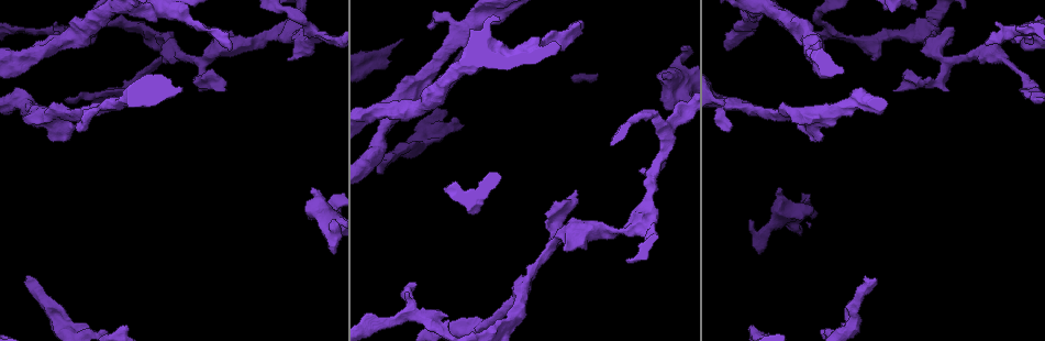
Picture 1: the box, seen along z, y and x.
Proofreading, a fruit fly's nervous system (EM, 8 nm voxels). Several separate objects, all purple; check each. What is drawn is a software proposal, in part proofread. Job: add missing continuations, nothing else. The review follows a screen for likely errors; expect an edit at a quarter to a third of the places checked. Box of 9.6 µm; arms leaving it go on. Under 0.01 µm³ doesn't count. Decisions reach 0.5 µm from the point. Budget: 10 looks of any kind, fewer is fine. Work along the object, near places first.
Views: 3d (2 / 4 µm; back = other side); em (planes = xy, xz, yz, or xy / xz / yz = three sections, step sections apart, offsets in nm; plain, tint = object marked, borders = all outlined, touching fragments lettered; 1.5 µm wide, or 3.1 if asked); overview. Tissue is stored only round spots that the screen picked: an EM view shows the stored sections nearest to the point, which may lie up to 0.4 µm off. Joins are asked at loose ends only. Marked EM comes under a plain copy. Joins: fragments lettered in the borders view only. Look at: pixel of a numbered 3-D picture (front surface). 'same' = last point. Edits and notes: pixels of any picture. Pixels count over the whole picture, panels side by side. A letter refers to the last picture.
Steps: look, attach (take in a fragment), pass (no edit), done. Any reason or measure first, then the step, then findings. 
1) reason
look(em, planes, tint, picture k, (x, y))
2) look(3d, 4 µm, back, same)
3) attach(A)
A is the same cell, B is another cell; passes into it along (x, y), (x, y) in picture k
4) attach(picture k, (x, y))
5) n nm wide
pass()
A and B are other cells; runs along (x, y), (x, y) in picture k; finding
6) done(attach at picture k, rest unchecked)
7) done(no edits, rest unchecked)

free end
look(em, planes, borders, picture 1, (865, 276))

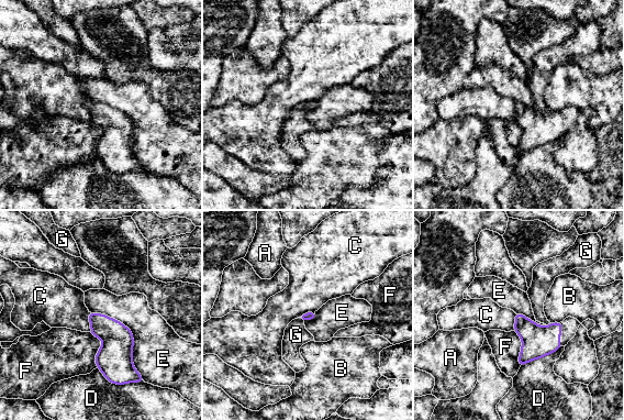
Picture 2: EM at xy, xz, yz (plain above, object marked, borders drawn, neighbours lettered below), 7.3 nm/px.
attach(G)
G is the same cell, A, B, C, D, E and F are other cells; it goes on there

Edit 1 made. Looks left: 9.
look(overview)

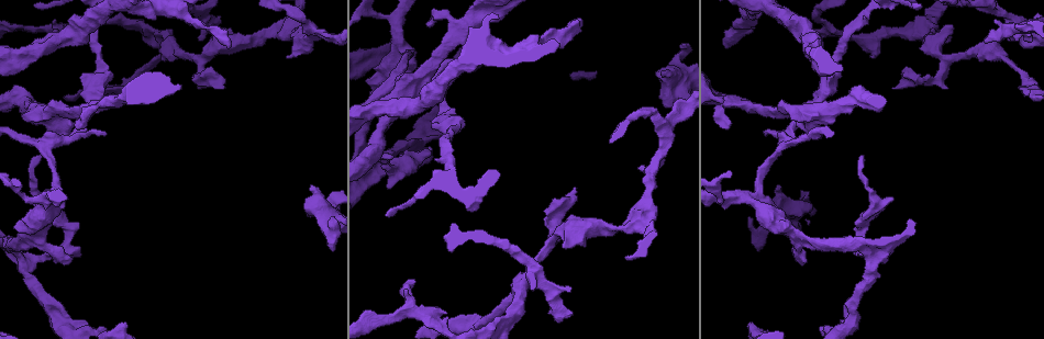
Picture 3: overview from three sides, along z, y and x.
an open end
look(3d, 2 µm, picture 3, (726, 130))

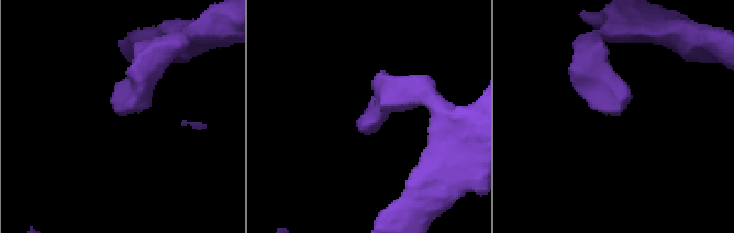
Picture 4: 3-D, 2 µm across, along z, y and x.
shape alone is not enough
look(em, xy, step 4, tint, picture 4, (123, 113))

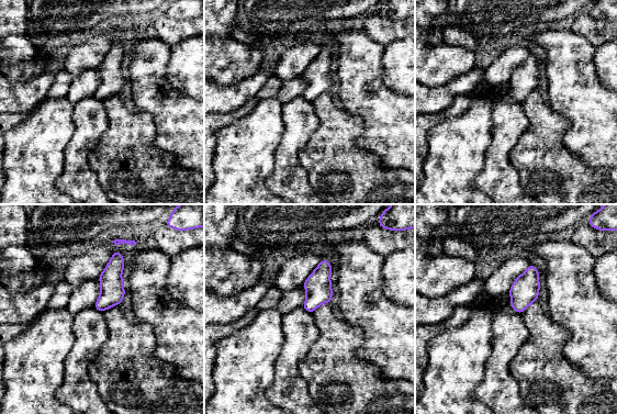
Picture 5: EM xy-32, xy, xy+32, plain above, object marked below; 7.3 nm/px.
look(em, planes, borders, same)

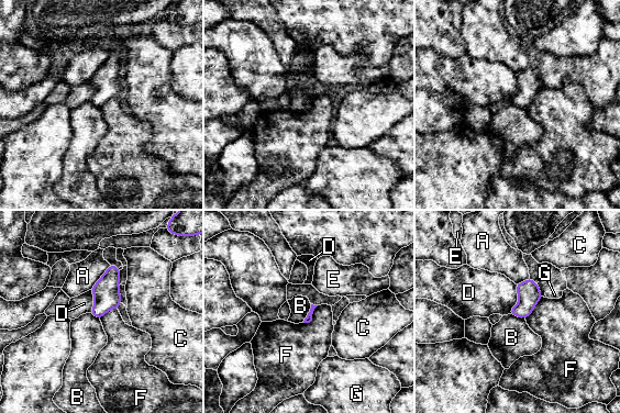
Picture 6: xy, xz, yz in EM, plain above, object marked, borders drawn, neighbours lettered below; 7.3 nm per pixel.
A touches over 240 nm
pass()
A, B, C, D, E, F and G are other cells; none of them fits

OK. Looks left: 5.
free end
look(3d, 2 µm, back, picture 3, (751, 323))

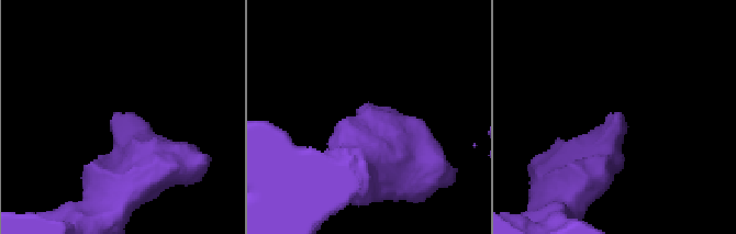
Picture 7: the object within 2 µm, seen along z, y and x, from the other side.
look(em, planes, borders, picture 7, (611, 120))

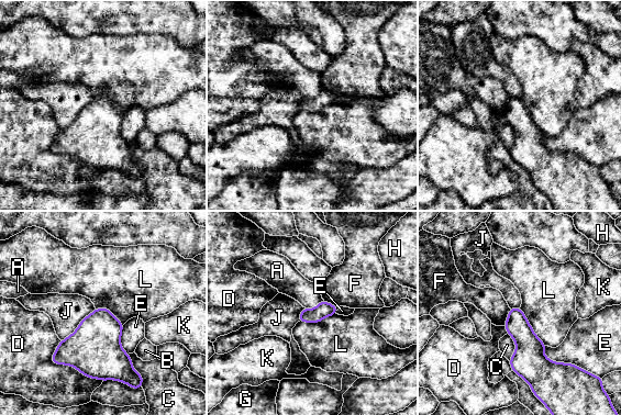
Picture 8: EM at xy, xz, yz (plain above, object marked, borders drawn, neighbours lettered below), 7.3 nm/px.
pass()
A, B, C, D, E, F, G, H, J, K and L are other cells; border along (95, 309), (62, 340) in picture 8; none of them fits

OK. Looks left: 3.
look(3d, 4 µm, picture 3, (725, 45))

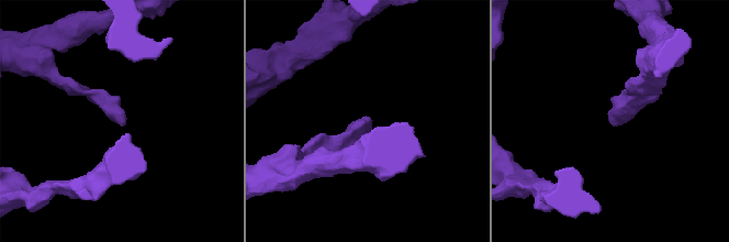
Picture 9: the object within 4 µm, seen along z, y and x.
look(em, planes, borders, picture 9, (371, 120))

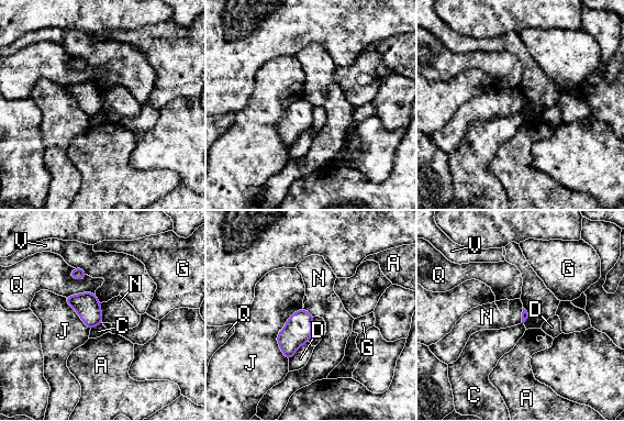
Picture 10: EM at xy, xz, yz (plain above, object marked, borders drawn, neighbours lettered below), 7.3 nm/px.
pass()
A, C, D, G, J, N, Q and V are other cells; no lettered fragment goes on from it

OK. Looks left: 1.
done(attach at picture 2, rest unchecked)

